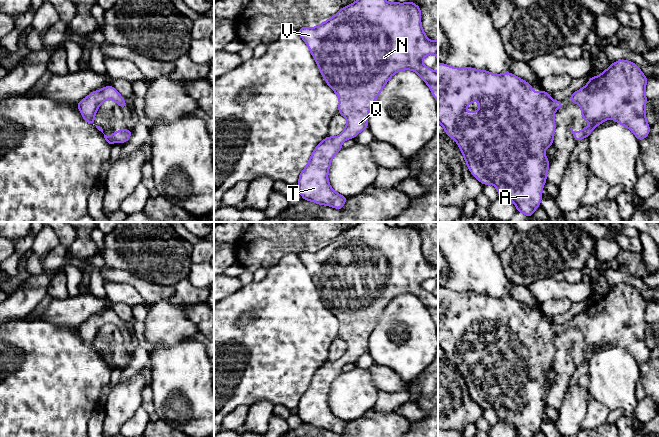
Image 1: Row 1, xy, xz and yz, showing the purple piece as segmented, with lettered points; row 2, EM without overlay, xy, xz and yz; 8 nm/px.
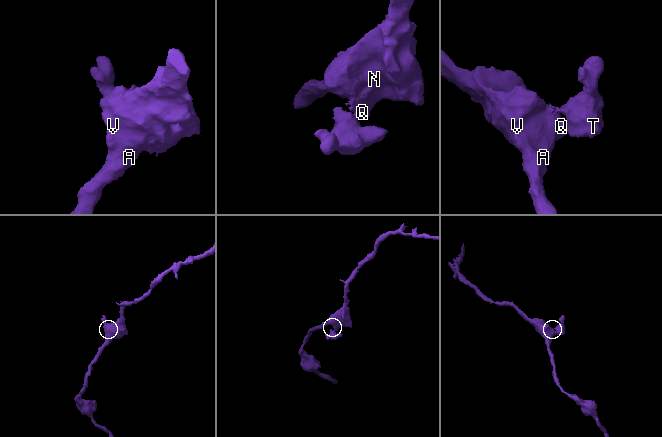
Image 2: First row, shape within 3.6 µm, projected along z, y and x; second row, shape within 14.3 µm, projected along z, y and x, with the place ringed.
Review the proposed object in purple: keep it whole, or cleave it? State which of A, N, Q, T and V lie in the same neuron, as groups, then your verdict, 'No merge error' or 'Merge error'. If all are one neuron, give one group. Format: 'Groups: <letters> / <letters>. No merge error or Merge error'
Groups: A N Q T V. No merge error

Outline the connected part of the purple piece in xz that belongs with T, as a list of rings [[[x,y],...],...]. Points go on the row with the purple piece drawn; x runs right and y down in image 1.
[[[356,0],[354,3],[342,7],[332,18],[322,22],[318,27],[301,27],[298,33],[307,44],[317,66],[328,86],[339,98],[338,113],[342,114],[347,124],[339,136],[328,136],[323,139],[311,153],[310,159],[299,175],[298,192],[306,201],[319,205],[326,205],[341,209],[347,197],[335,192],[328,181],[328,172],[331,160],[342,149],[345,140],[353,139],[361,131],[368,128],[368,116],[377,96],[380,94],[389,79],[402,70],[412,70],[430,88],[433,97],[438,102],[438,71],[425,66],[422,60],[433,54],[438,60],[438,40],[427,38],[421,24],[421,7],[411,1],[406,3],[389,3],[386,0]]]

